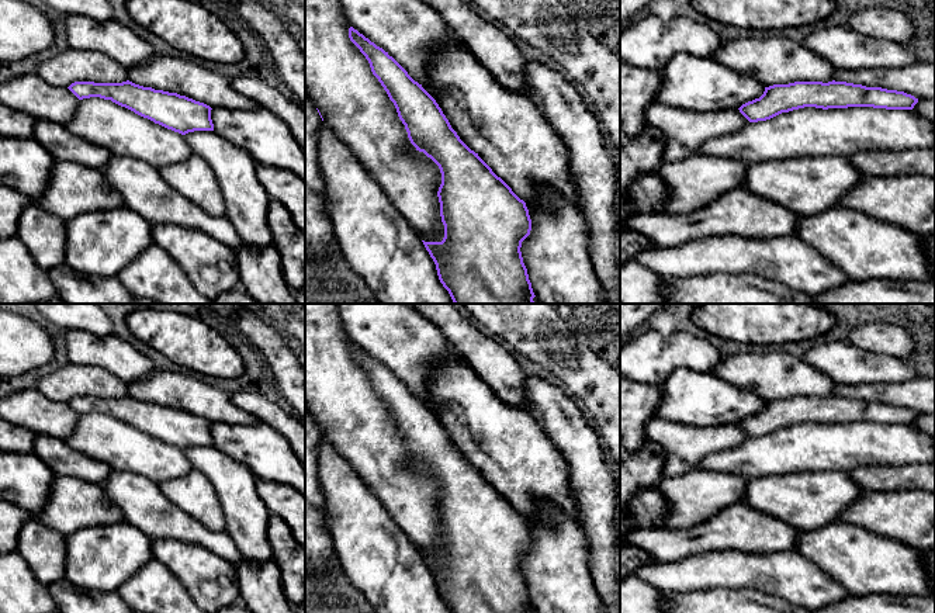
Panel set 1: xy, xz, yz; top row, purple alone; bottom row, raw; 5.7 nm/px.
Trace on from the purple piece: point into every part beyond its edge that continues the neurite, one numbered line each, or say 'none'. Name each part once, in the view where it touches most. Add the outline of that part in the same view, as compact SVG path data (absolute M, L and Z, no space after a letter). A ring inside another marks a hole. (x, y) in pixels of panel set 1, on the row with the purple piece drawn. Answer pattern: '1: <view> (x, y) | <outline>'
none

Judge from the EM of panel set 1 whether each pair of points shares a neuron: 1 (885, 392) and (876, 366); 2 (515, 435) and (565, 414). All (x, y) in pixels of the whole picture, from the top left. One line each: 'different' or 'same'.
1: different
2: different

